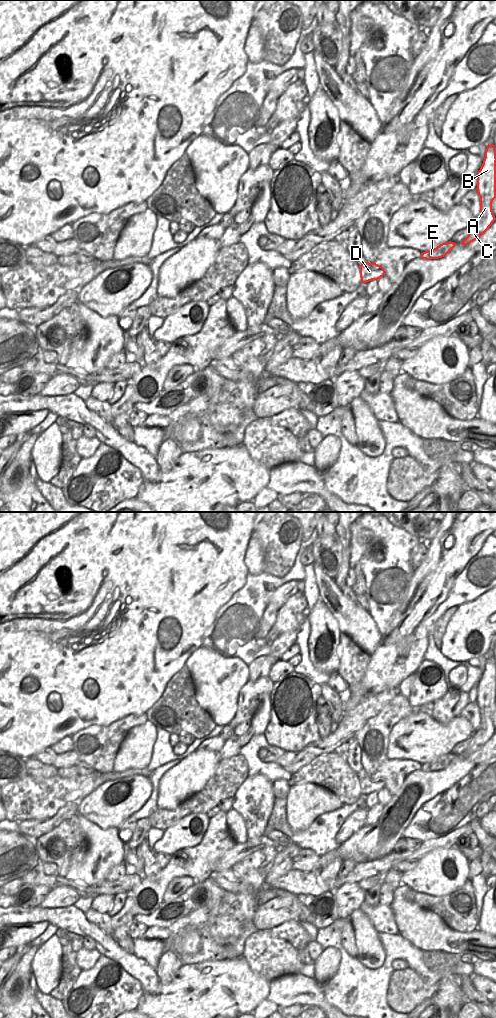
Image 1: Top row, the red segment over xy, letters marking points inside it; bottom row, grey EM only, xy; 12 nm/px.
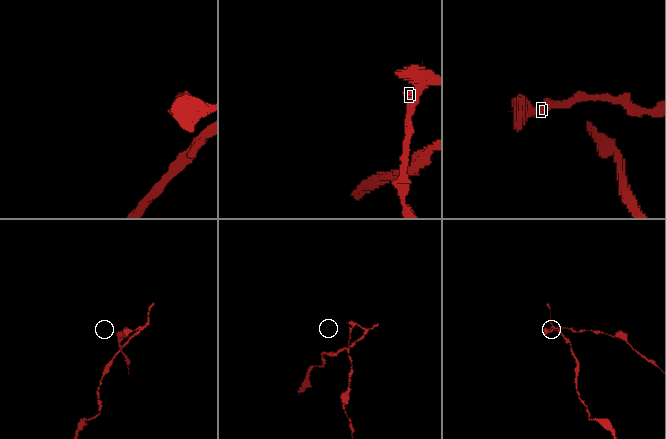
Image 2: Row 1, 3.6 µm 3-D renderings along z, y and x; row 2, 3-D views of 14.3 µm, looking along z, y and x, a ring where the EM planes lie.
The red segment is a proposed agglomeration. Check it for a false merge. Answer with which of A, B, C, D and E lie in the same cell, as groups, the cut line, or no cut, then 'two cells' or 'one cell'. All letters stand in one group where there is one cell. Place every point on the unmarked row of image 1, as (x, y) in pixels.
groups A B C E / D; cut xy (384, 782), (377, 784), (377, 791); two cells

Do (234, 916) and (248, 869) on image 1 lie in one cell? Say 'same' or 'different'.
same

